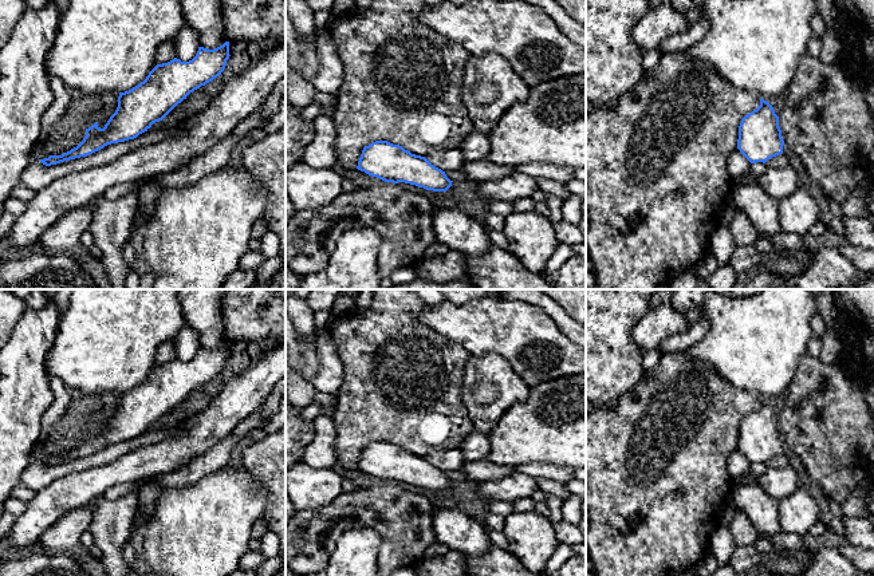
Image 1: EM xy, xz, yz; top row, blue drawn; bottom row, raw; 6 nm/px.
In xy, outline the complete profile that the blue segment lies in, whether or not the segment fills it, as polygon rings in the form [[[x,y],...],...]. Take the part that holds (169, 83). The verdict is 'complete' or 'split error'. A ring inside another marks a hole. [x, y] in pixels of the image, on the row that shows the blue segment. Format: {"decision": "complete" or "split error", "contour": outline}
{"decision": "complete", "contour": [[[225,42],[214,50],[198,47],[189,62],[174,58],[157,64],[143,82],[119,92],[118,107],[103,129],[95,122],[86,129],[86,137],[76,147],[39,161],[51,166],[90,155],[111,143],[137,138],[153,123],[162,121],[190,92],[221,75],[229,56],[229,42]]]}

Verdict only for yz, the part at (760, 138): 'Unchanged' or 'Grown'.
Unchanged

